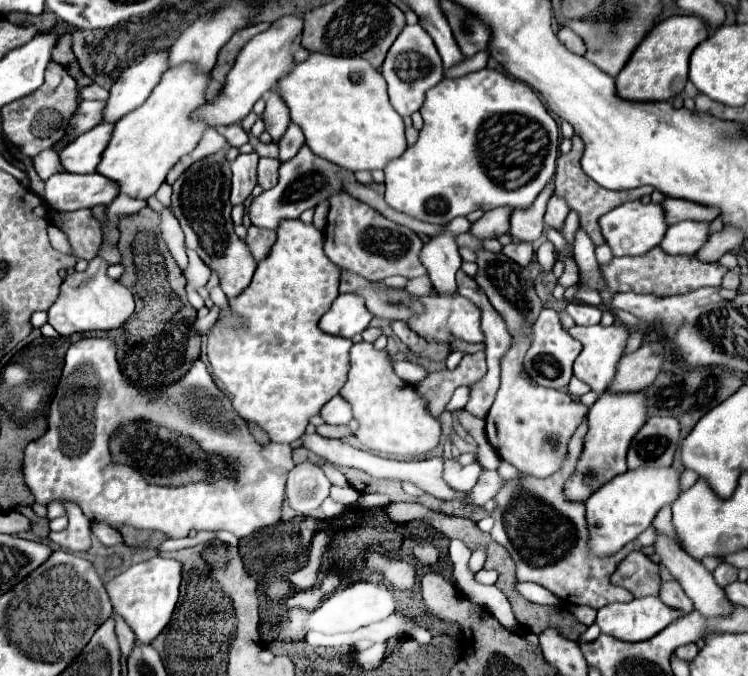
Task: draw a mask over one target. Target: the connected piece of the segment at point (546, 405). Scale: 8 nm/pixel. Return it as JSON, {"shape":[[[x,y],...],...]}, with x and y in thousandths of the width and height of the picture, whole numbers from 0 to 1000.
{"shape":[[[701,485],[701,491],[695,497],[684,497],[684,509],[682,509],[679,521],[668,530],[668,547],[671,547],[668,577],[666,577],[663,592],[660,592],[660,598],[658,598],[658,604],[650,615],[650,645],[652,645],[652,654],[660,660],[660,666],[668,672],[671,680],[682,683],[695,698],[706,698],[711,704],[730,707],[749,692],[754,672],[757,672],[757,657],[759,657],[762,645],[767,642],[767,636],[775,630],[775,624],[783,618],[786,601],[765,592],[759,580],[719,571],[711,559],[706,559],[706,553],[698,544],[698,530],[706,518],[709,503],[711,503],[711,485]]]}

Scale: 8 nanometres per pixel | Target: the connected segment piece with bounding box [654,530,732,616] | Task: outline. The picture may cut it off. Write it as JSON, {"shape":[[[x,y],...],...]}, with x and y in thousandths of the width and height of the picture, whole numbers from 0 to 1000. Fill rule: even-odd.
{"shape":[[[877,784],[874,811],[877,811],[877,820],[882,822],[882,834],[890,837],[893,846],[912,864],[917,882],[928,891],[928,899],[930,899],[939,911],[965,911],[965,908],[976,908],[979,893],[973,891],[968,873],[955,861],[952,849],[939,837],[936,828],[925,828],[925,822],[920,822],[920,820],[906,808],[906,802],[901,802],[896,793],[890,793],[890,790],[880,787],[880,784]]]}

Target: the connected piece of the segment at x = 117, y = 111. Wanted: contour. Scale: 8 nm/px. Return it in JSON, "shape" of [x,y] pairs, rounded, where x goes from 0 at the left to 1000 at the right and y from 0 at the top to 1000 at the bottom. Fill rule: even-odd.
{"shape":[[[201,77],[190,92],[174,98],[147,130],[147,142],[142,148],[136,180],[158,180],[171,166],[182,163],[195,151],[203,130],[214,121],[214,112],[225,104],[222,98],[225,77]]]}

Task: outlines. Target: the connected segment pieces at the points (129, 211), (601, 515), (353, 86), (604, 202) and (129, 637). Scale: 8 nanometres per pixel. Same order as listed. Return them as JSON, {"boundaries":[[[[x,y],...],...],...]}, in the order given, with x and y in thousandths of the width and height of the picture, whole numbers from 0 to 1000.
{"boundaries":[[[[158,290],[147,305],[142,305],[142,364],[152,364],[160,355],[160,322],[176,320],[190,311],[190,296],[179,296],[174,290]]],[[[853,692],[845,698],[840,695],[799,722],[783,740],[786,817],[807,825],[824,820],[834,805],[850,799],[853,790],[872,775],[877,757],[906,737],[906,707],[909,698],[901,692]]],[[[417,77],[372,121],[372,136],[388,160],[390,180],[404,189],[414,222],[460,251],[511,251],[519,237],[545,219],[540,180],[519,148],[516,118],[484,86]]],[[[767,198],[765,201],[765,222],[759,228],[749,228],[746,231],[746,243],[743,243],[743,278],[741,287],[754,293],[757,302],[773,314],[775,320],[775,334],[789,346],[789,352],[794,355],[794,361],[805,361],[807,352],[802,346],[802,334],[799,334],[799,322],[810,314],[816,314],[818,308],[824,308],[826,302],[842,299],[842,296],[856,296],[861,287],[872,287],[874,281],[869,275],[856,275],[848,281],[832,281],[832,284],[821,284],[821,281],[810,281],[805,275],[799,275],[791,263],[786,263],[778,249],[775,249],[775,204]]],[[[152,911],[152,914],[155,914],[155,941],[158,941],[158,950],[160,950],[160,962],[166,964],[166,970],[174,970],[174,964],[182,953],[182,944],[160,911]]]]}

